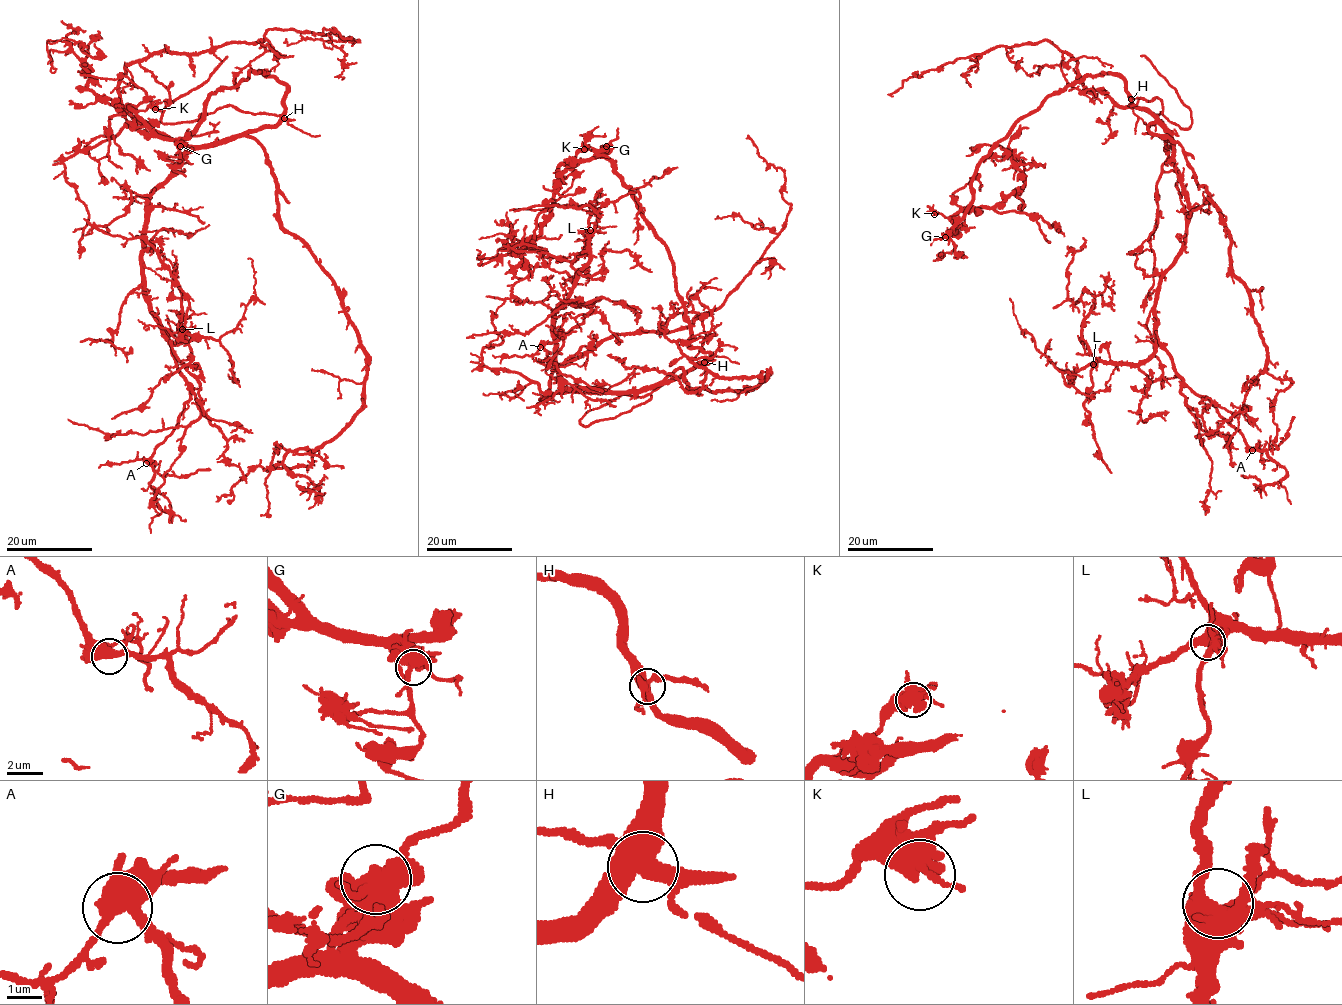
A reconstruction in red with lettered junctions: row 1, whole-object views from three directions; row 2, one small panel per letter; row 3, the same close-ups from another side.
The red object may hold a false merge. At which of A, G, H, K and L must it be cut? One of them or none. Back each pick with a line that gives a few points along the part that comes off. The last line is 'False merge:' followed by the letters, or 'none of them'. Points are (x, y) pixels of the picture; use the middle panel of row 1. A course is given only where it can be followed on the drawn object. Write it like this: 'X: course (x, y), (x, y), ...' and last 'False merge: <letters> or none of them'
H: course (704, 362), (666, 381), (651, 394), (621, 395), (590, 409), (580, 419), (581, 425), (615, 418), (651, 395)
False merge: H

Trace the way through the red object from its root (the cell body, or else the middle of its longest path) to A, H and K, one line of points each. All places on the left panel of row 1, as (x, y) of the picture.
A: (245, 134), (193, 148), (149, 202), (143, 256), (147, 302), (171, 345), (190, 398), (146, 463)
H: (245, 134), (270, 127), (283, 118)
K: (245, 134), (284, 109), (286, 87), (264, 69), (208, 96), (182, 139), (161, 139), (136, 114), (155, 109)

